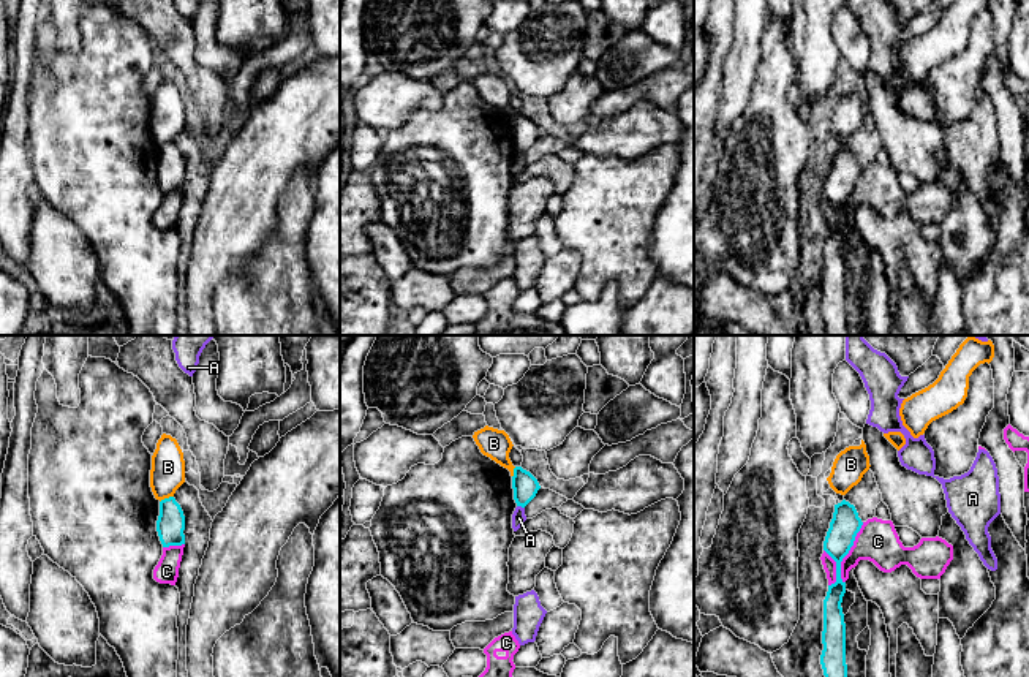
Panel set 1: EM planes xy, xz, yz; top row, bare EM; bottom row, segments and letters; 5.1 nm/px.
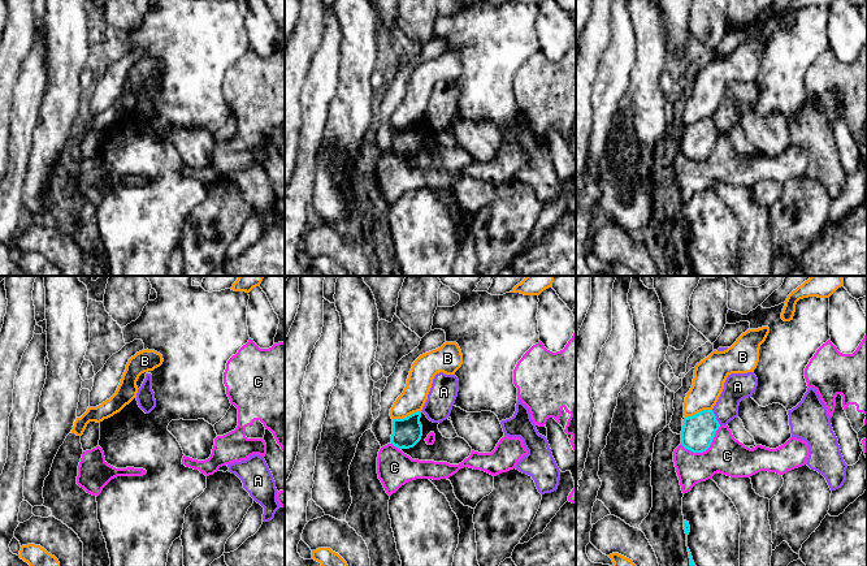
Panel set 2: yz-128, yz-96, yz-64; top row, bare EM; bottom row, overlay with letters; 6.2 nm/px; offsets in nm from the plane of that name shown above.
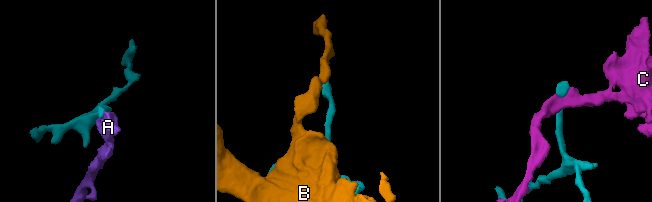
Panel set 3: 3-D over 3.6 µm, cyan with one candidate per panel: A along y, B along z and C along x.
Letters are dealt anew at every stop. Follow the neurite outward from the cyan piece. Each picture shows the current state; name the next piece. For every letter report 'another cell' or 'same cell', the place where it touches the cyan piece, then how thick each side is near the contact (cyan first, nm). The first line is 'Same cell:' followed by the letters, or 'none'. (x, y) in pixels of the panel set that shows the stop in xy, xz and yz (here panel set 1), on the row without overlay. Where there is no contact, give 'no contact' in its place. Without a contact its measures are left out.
Same cell: none
A: another cell; meets cyan in xz at (520, 151); 130 nm thick on the cyan side, 70 nm on the other
B: another cell; meets cyan in xy at (166, 144); 140 nm thick on the cyan side, 180 nm on the other
C: another cell; meets cyan in yz at (848, 198); 150 nm thick on the cyan side, 220 nm on the other

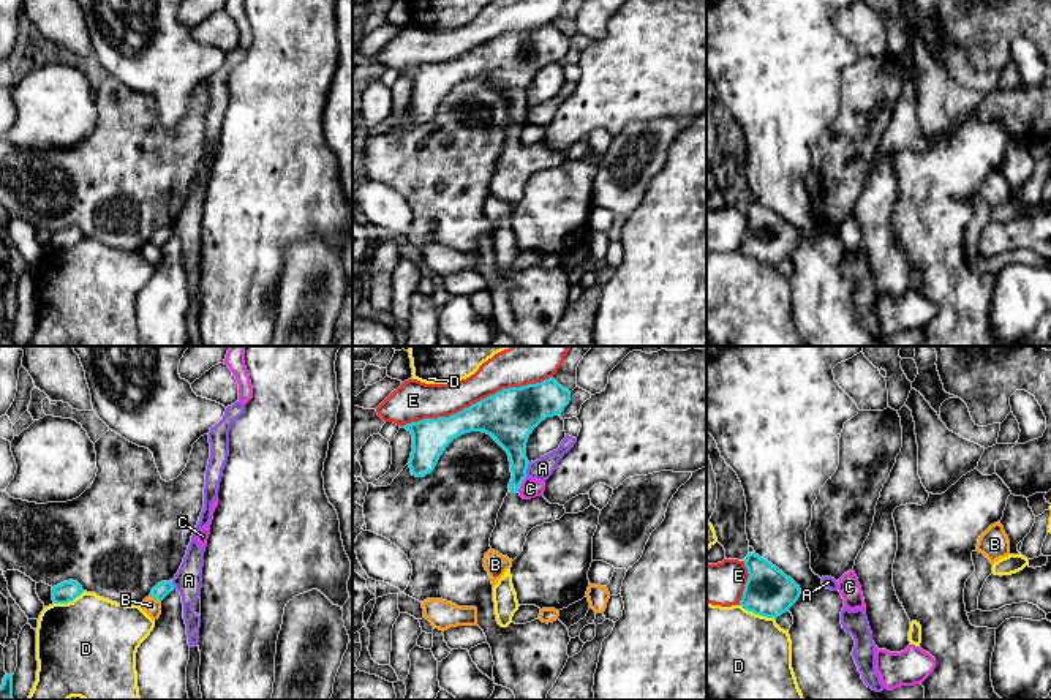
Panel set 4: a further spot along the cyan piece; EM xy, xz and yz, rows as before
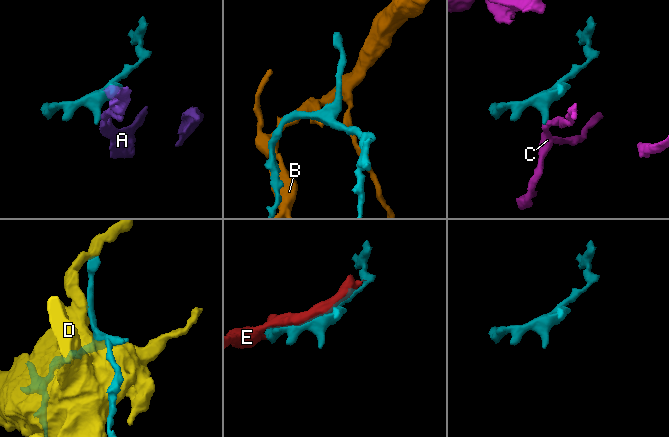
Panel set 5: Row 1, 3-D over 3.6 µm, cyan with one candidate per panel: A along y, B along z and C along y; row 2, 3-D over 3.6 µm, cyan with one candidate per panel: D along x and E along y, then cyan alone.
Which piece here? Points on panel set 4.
Same cell: none
A: another cell; meets cyan in xz at (527, 114); 240 nm thick on the cyan side, 110 nm on the other
B: another cell; meets cyan in xy at (155, 244); 80 nm thick on the cyan side, 90 nm on the other
C: another cell; meets cyan in xz at (520, 130); 160 nm thick on the cyan side, 100 nm on the other
D: another cell; meets cyan in yz at (757, 259); 240 nm thick on the cyan side, 500 nm on the other
E: another cell; meets cyan in xz at (478, 48); 280 nm thick on the cyan side, 180 nm on the other

